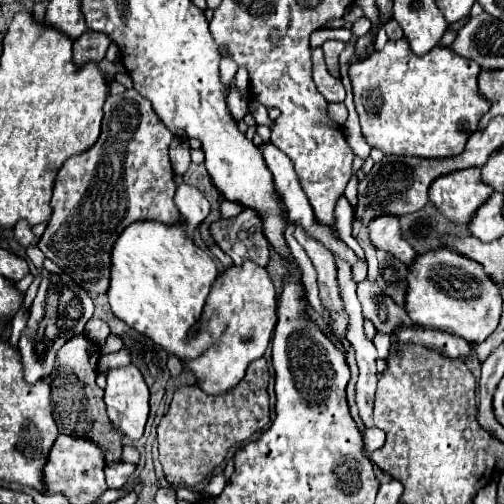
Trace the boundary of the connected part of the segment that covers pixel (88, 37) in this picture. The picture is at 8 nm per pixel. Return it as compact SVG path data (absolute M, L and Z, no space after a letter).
M86 31L78 39L74 39L74 63L84 65L88 61L100 63L106 57L106 49L112 43L112 39L106 33L98 31Z

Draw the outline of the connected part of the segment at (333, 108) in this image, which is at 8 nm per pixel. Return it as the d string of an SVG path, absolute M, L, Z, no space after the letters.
M330 103L330 117L338 123L338 125L344 125L346 123L346 117L348 117L348 109L344 103Z

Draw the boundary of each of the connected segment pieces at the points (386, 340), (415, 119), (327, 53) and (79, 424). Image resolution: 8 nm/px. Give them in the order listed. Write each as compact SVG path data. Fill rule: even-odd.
M377 333L373 339L373 343L377 349L379 358L386 358L391 347L390 336Z
M402 37L402 39L396 39L396 41L388 41L384 45L384 49L380 51L374 51L370 57L366 57L364 61L356 61L350 65L350 81L352 81L352 89L354 89L354 103L356 103L356 111L360 115L360 125L362 125L362 133L368 141L370 147L378 147L382 149L386 155L414 155L414 157L452 157L452 155L458 155L462 153L466 141L470 139L470 135L478 129L478 123L480 119L488 113L490 109L490 103L488 99L484 99L478 91L478 83L476 83L476 77L478 77L480 69L478 69L478 63L476 61L470 61L466 57L458 57L458 53L454 53L450 47L440 47L436 45L430 53L418 57L410 51L410 45L408 41Z
M326 41L322 45L322 51L324 51L324 59L326 59L326 65L328 65L328 71L334 75L334 77L340 77L340 65L338 65L338 55L342 53L344 49L344 43L342 41Z
M76 335L60 347L54 363L56 371L50 373L54 419L60 433L78 435L96 441L98 445L104 447L108 461L120 461L124 435L114 429L114 425L106 415L104 391L96 385L98 359L100 359L100 347L94 341L90 341L86 335Z

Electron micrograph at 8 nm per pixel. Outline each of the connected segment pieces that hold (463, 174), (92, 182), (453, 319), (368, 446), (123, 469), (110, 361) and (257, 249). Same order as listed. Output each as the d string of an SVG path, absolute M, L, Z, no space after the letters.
M470 167L438 177L430 185L430 201L434 201L434 205L452 221L466 225L474 215L474 209L478 209L492 191L490 185L482 183L480 169Z
M128 89L124 95L108 95L104 103L104 121L98 141L84 153L70 157L58 171L52 195L52 217L40 237L40 251L64 269L82 289L102 295L110 287L110 253L118 235L134 221L162 221L176 225L180 211L174 203L176 183L168 157L172 133L162 125L148 99Z
M450 249L428 251L414 257L406 277L404 301L406 313L414 325L456 333L476 345L494 333L502 313L500 289L482 273L482 265Z
M376 427L366 429L366 431L362 433L362 441L364 441L364 455L366 455L366 457L370 457L376 449L380 449L380 447L384 445L384 439L386 439L384 431L380 431L380 429L376 429Z
M108 463L106 465L106 481L110 489L120 489L126 485L128 477L134 473L136 465L132 463Z
M122 349L118 353L110 353L110 355L104 355L100 359L100 367L106 367L106 369L116 369L116 367L124 367L130 363L130 351L128 349Z
M244 209L240 215L230 219L220 219L210 225L210 235L216 245L232 257L236 265L250 259L262 267L268 263L268 241L262 233L260 217Z

